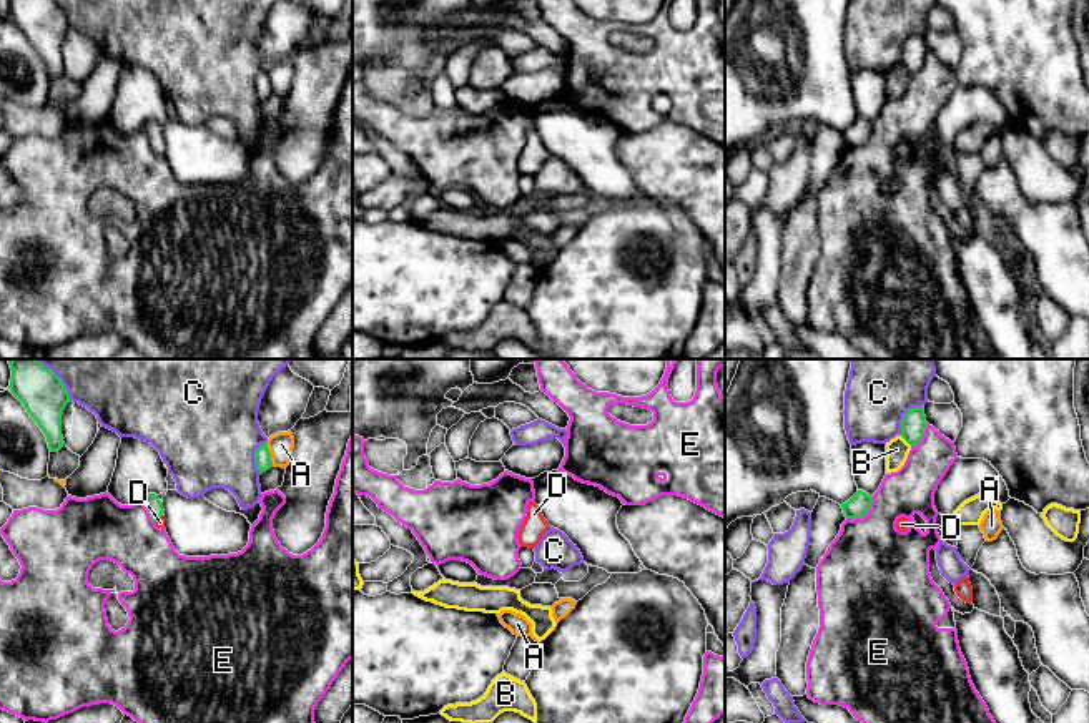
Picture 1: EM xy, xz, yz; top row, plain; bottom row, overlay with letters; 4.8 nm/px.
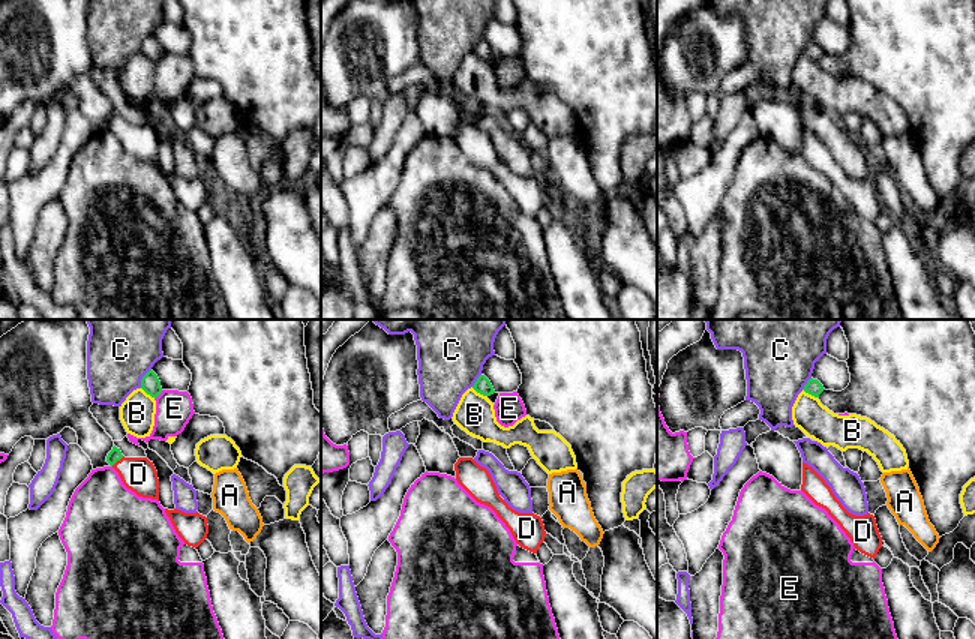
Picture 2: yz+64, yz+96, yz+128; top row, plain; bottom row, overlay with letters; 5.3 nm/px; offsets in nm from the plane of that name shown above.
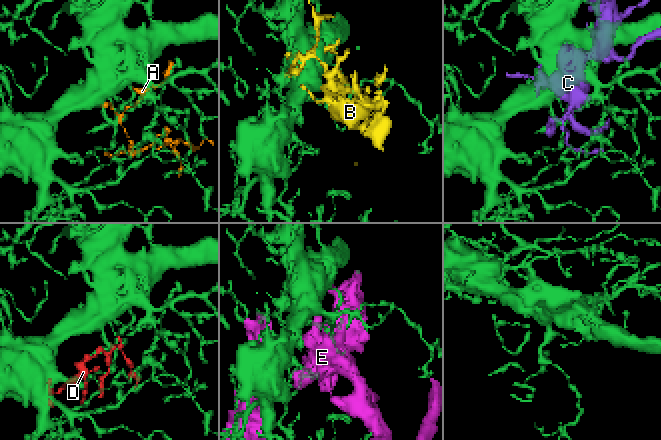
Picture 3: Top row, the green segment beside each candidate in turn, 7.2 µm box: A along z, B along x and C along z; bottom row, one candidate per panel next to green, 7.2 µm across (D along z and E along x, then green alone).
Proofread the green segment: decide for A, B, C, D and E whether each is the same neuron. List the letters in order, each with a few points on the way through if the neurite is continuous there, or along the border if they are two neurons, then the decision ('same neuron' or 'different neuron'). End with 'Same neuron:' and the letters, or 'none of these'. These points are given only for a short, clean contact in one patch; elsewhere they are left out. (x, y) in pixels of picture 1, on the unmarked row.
A: along xy (266, 70), (273, 93) | different neuron
B: different neuron
C: different neuron
D: across xy (153, 132), (157, 147), (160, 150) | same neuron
E: different neuron
Same neuron: D

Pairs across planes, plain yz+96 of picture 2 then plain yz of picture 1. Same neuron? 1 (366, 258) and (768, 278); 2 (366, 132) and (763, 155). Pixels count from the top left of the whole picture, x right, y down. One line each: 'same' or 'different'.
1: different
2: same

